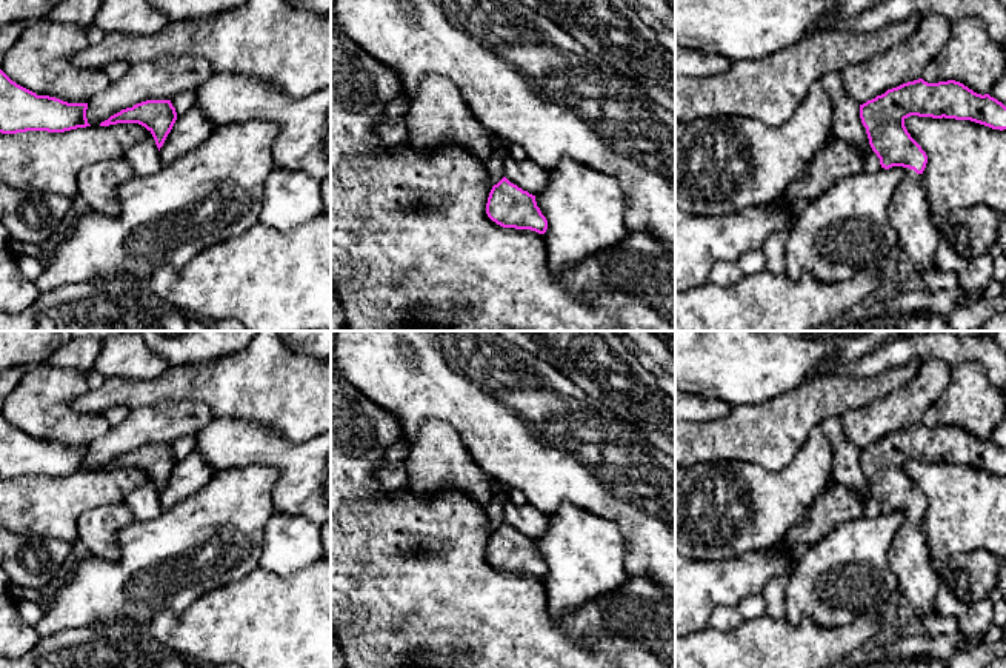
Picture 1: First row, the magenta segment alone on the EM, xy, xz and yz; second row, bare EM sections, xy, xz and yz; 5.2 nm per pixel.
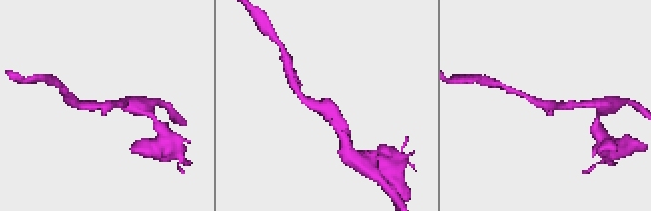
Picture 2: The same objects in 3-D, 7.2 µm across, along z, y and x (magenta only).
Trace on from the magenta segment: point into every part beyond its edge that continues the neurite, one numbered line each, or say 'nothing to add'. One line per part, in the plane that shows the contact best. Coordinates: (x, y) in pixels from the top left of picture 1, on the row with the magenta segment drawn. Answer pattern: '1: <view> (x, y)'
1: yz (909, 214)

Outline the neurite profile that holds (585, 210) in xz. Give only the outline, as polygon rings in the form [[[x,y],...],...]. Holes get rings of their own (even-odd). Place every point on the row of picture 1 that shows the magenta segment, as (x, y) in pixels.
[[[563,159],[548,171],[548,188],[535,194],[548,220],[541,234],[554,277],[628,235],[626,194],[612,175]]]

